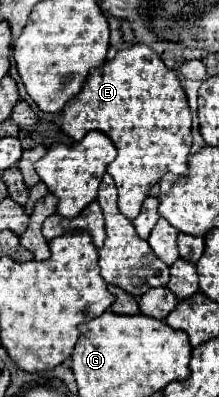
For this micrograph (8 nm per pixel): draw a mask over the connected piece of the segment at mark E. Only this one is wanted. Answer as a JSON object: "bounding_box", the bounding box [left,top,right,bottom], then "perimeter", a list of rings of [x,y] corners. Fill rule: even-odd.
{"bounding_box":[62,45,192,219],"perimeter":[[[132,45],[114,59],[90,71],[82,91],[62,111],[62,131],[81,141],[92,129],[106,133],[118,149],[110,175],[118,187],[118,207],[128,219],[136,219],[142,201],[164,173],[186,177],[192,145],[192,117],[186,93],[162,59],[148,45]]]}

